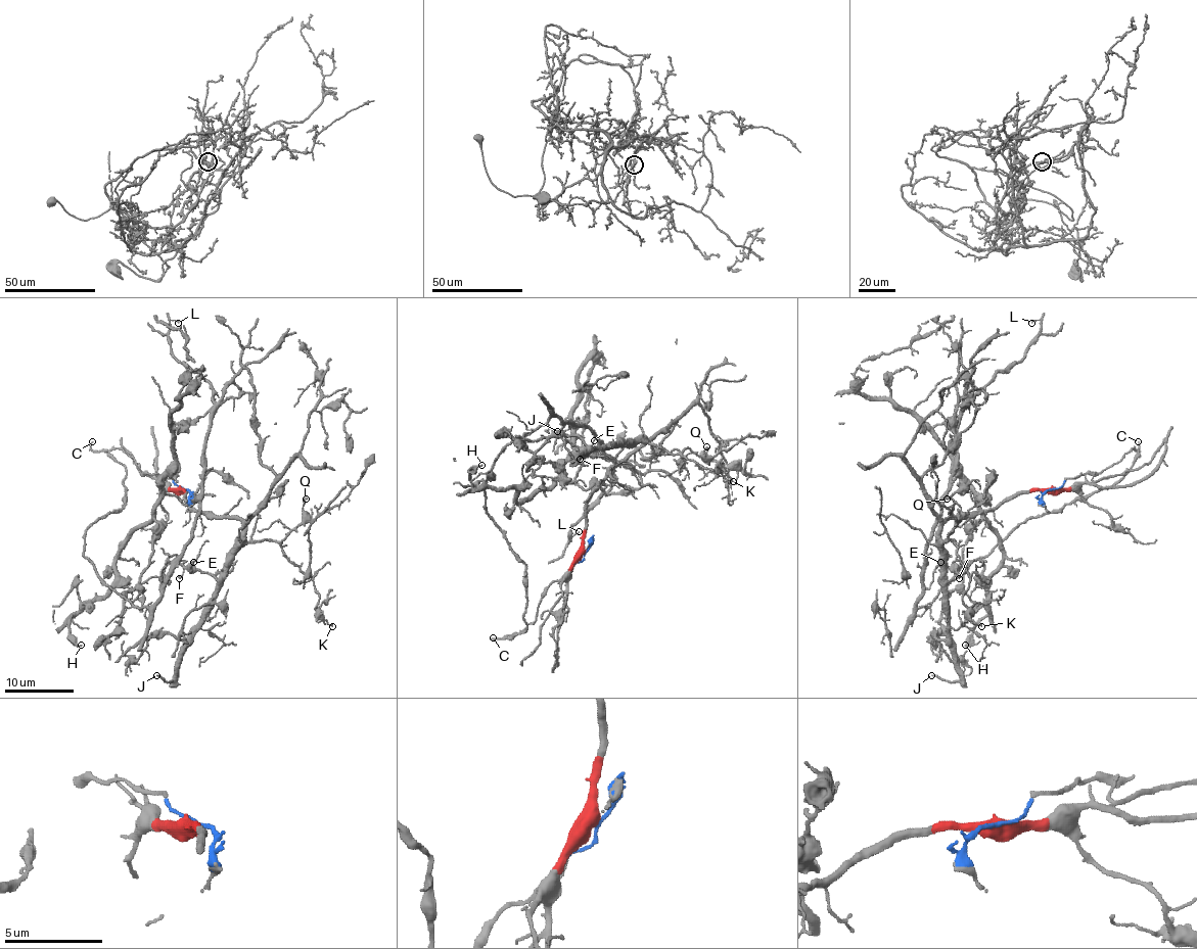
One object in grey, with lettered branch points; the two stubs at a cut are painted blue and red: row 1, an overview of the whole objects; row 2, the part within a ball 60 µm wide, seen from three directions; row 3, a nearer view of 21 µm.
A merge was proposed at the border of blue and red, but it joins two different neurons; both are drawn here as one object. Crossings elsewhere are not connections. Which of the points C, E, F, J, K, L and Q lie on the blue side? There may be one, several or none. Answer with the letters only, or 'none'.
C, L

